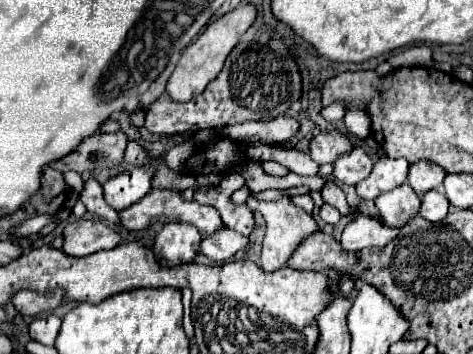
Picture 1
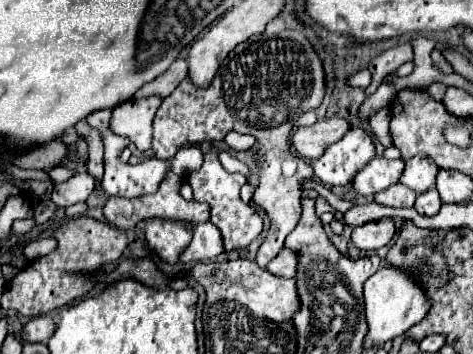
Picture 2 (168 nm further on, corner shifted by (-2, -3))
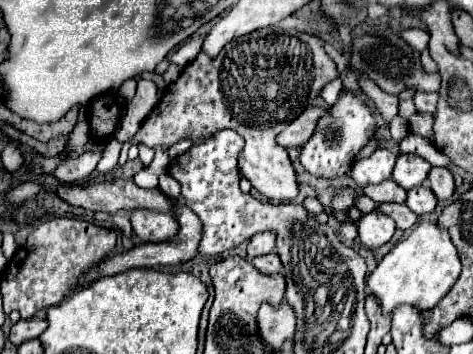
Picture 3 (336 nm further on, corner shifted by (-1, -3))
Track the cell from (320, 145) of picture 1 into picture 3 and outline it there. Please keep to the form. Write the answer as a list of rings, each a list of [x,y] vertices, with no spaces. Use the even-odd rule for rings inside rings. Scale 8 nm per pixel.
[[[310,106],[306,108],[300,116],[296,116],[280,134],[278,134],[278,144],[284,146],[284,148],[290,148],[290,146],[296,146],[300,148],[314,132],[316,124],[318,124],[318,118],[324,114],[324,108],[318,108],[318,106]]]

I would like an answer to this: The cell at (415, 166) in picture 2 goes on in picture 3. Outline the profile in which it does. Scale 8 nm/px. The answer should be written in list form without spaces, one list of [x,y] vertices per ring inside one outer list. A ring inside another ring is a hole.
[[[400,154],[398,160],[396,160],[392,178],[394,178],[404,190],[410,190],[410,188],[422,186],[422,184],[426,182],[430,168],[432,168],[432,166],[430,166],[424,158],[416,156],[416,154]]]

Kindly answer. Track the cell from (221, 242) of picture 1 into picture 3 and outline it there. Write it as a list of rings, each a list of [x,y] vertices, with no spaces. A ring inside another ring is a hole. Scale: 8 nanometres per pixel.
[[[184,204],[174,206],[174,216],[176,216],[180,228],[178,228],[178,234],[172,240],[164,240],[164,242],[158,242],[158,244],[154,244],[154,242],[138,244],[128,252],[114,254],[112,258],[102,260],[102,264],[98,264],[98,268],[92,268],[86,276],[82,276],[82,280],[78,280],[78,288],[86,286],[86,284],[90,284],[90,282],[94,282],[102,276],[114,276],[118,272],[126,272],[128,268],[142,268],[142,266],[144,268],[156,268],[156,264],[158,266],[174,266],[174,264],[182,264],[182,262],[188,262],[190,258],[194,258],[198,254],[196,248],[198,248],[198,240],[202,236],[202,224],[200,224],[198,216],[190,208],[186,208]]]

